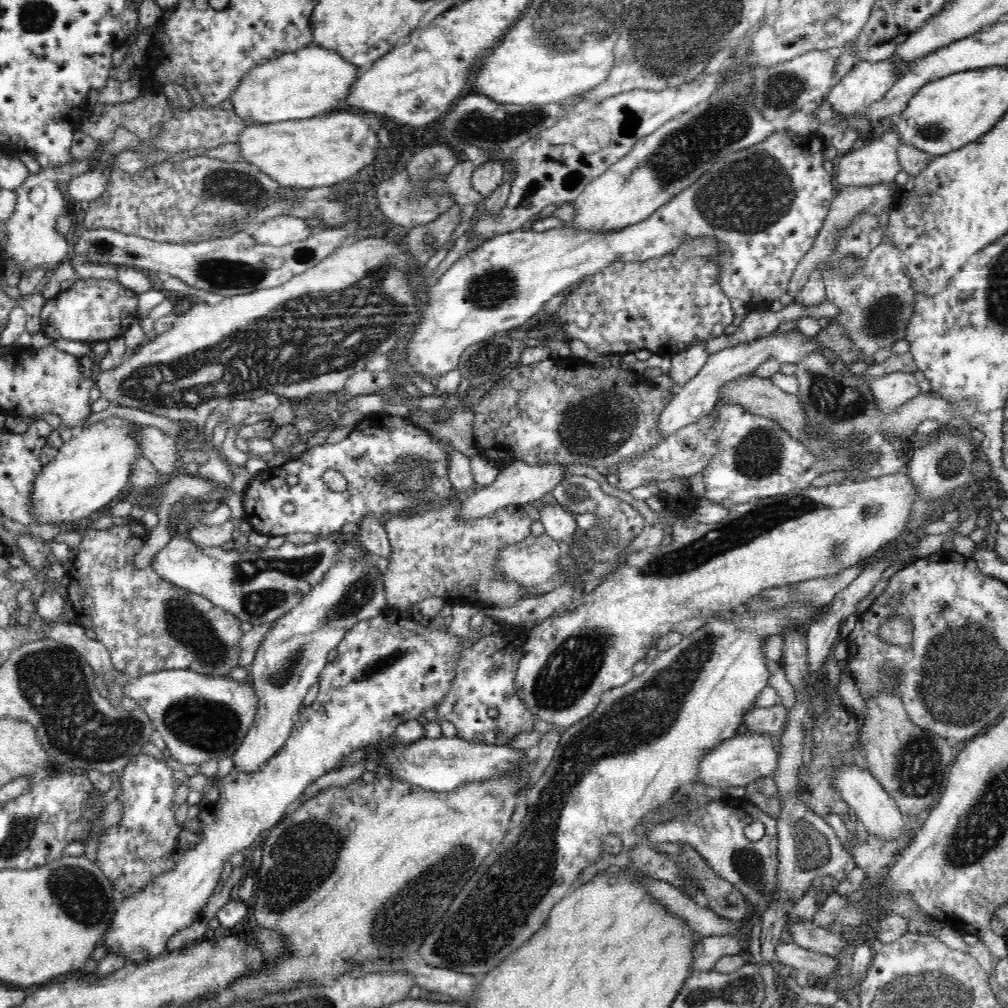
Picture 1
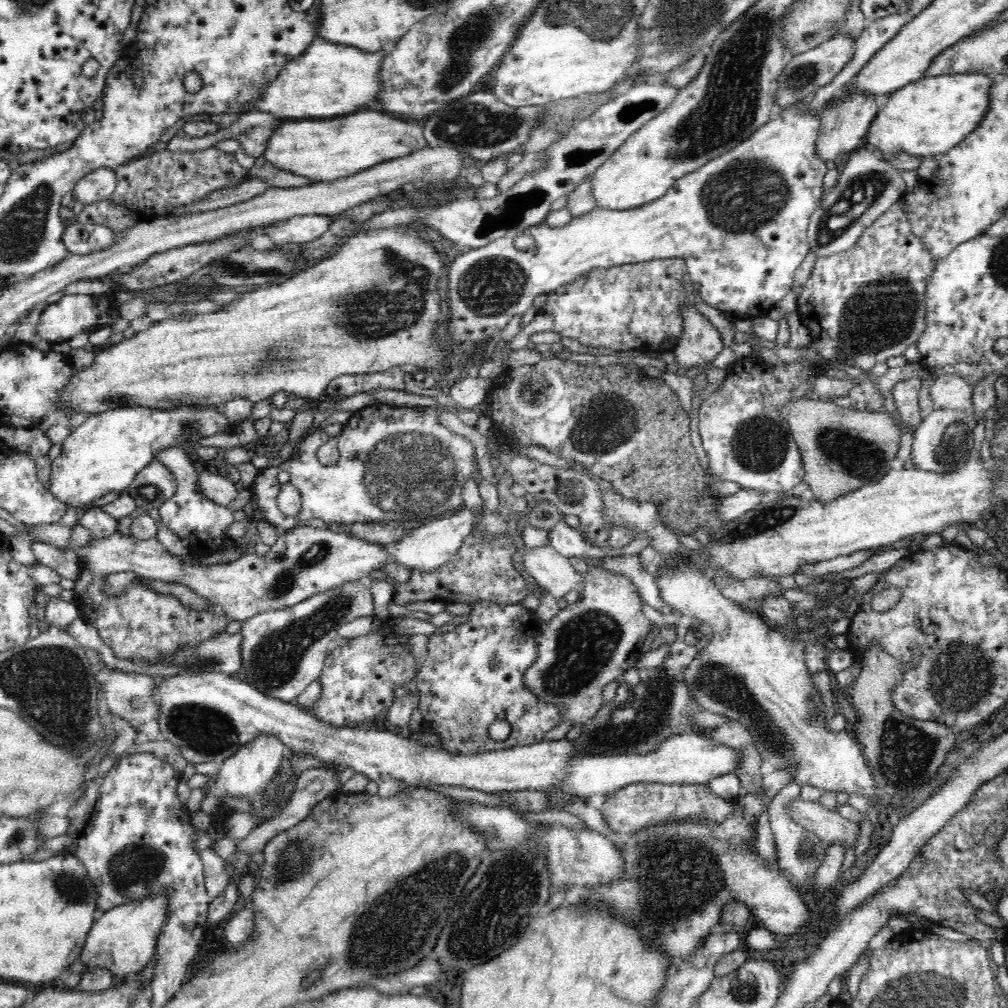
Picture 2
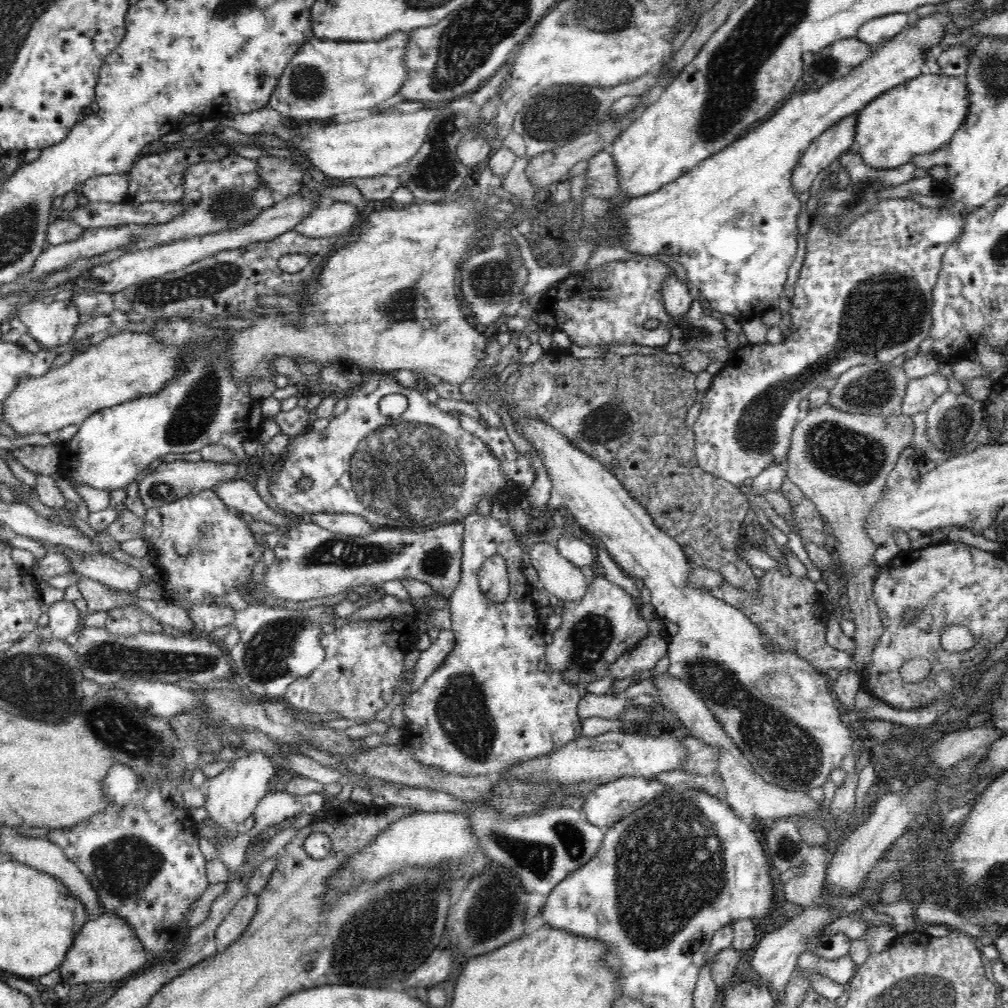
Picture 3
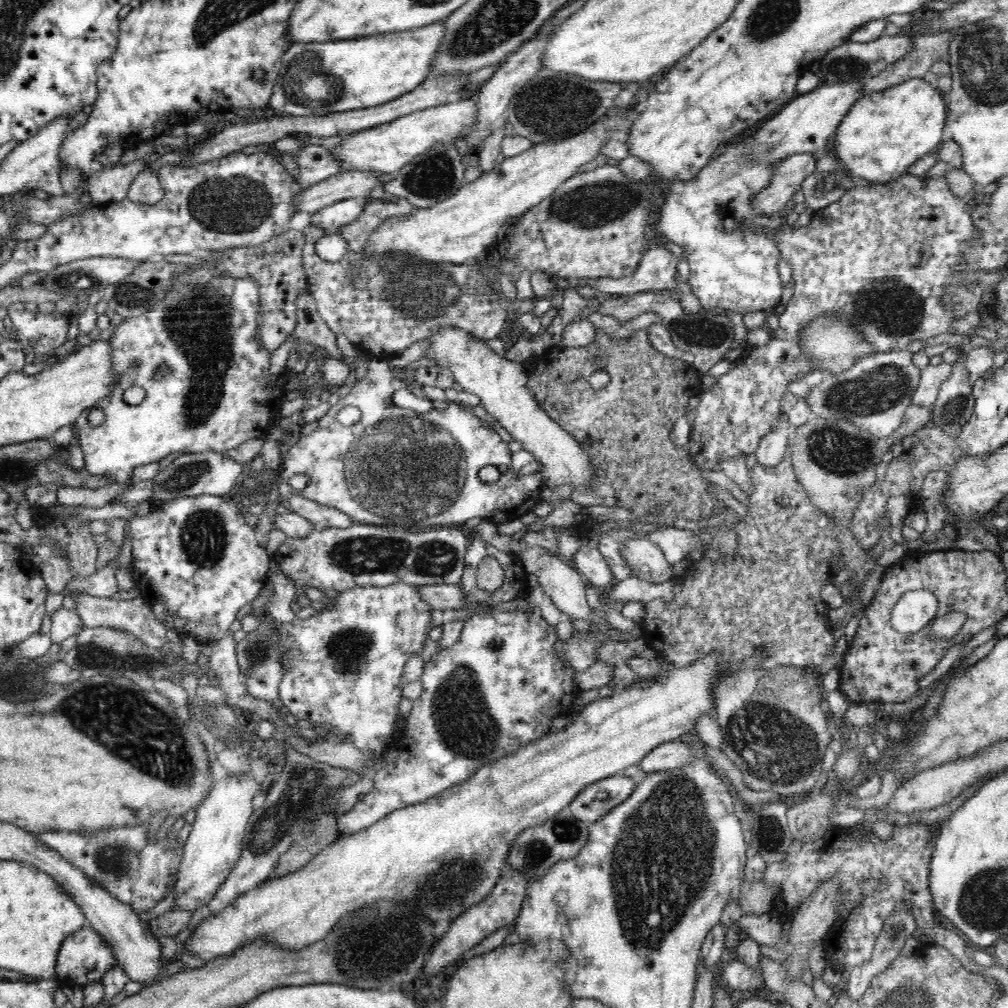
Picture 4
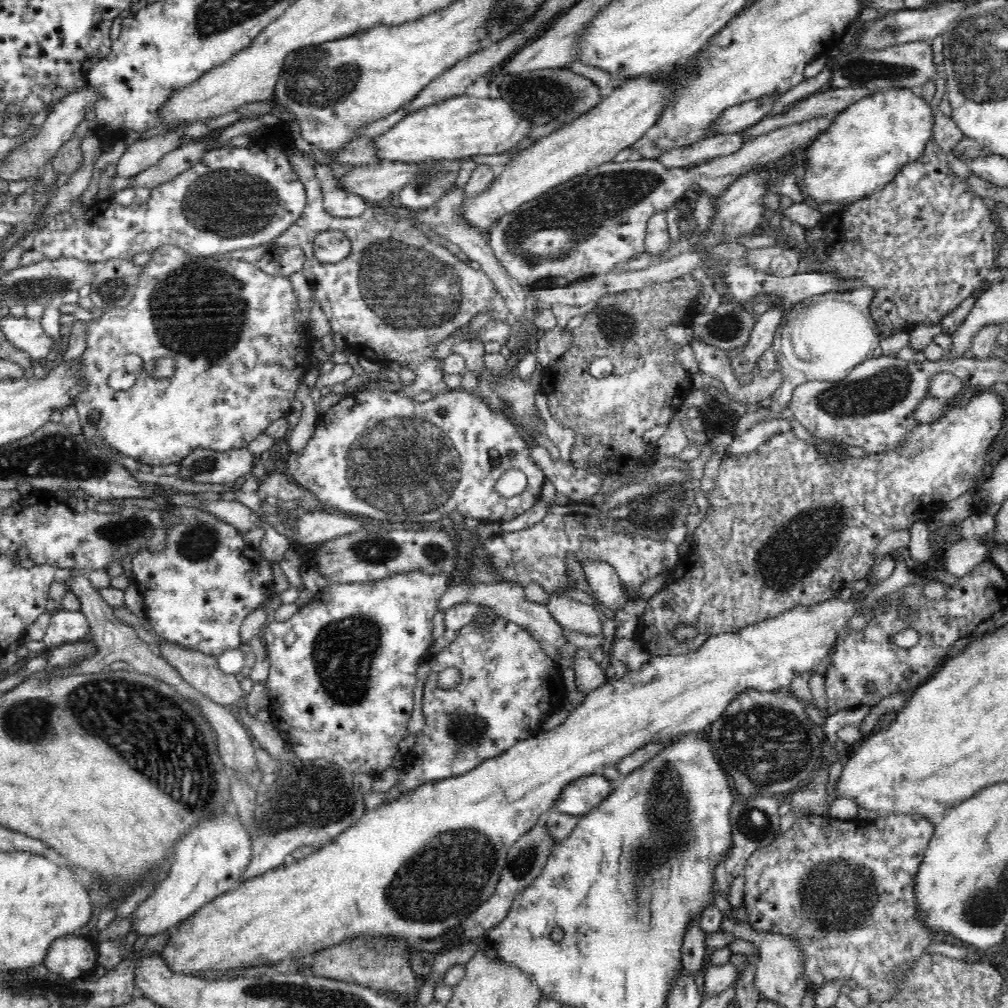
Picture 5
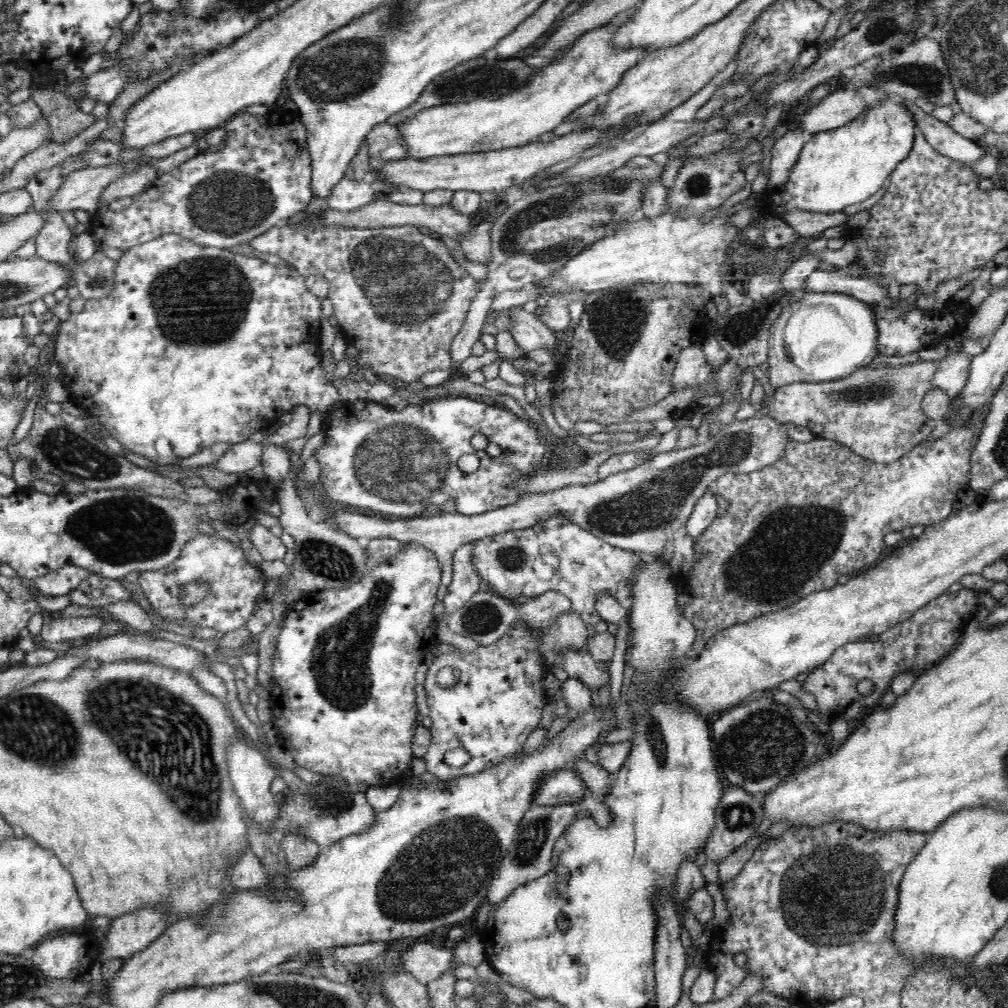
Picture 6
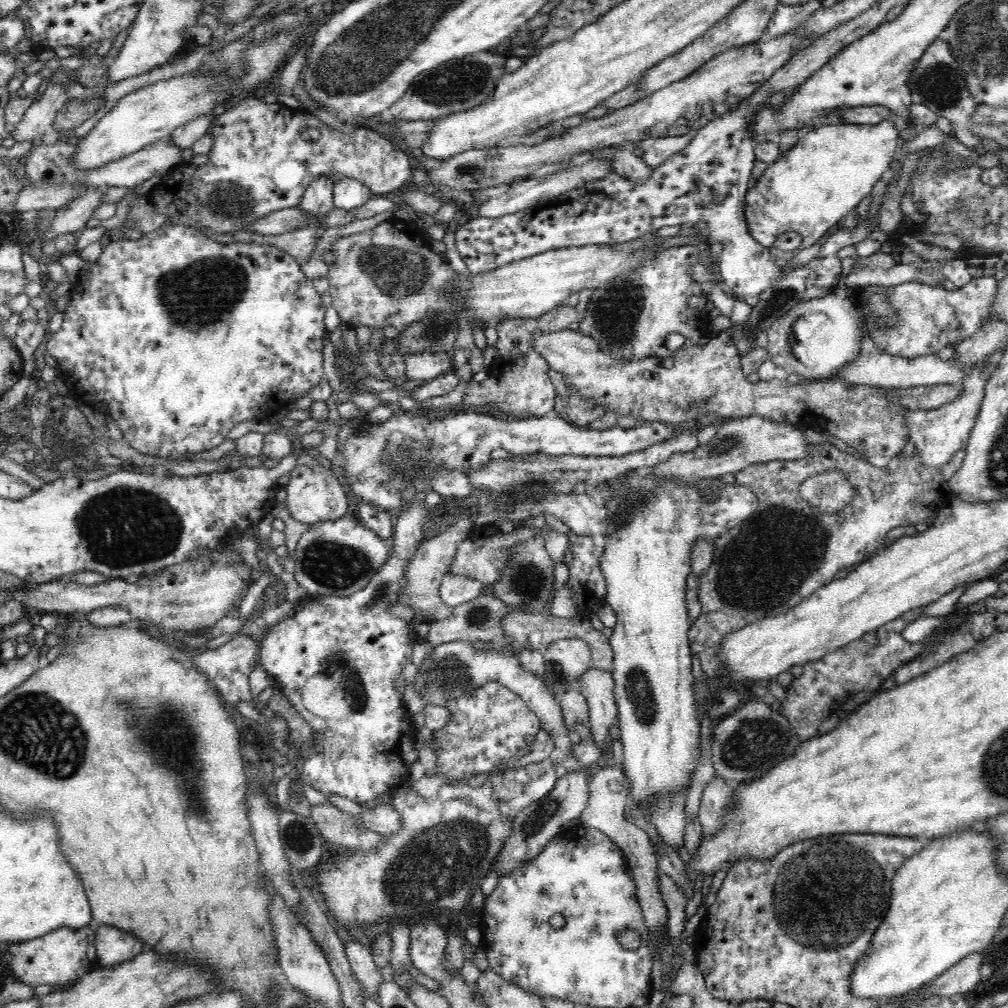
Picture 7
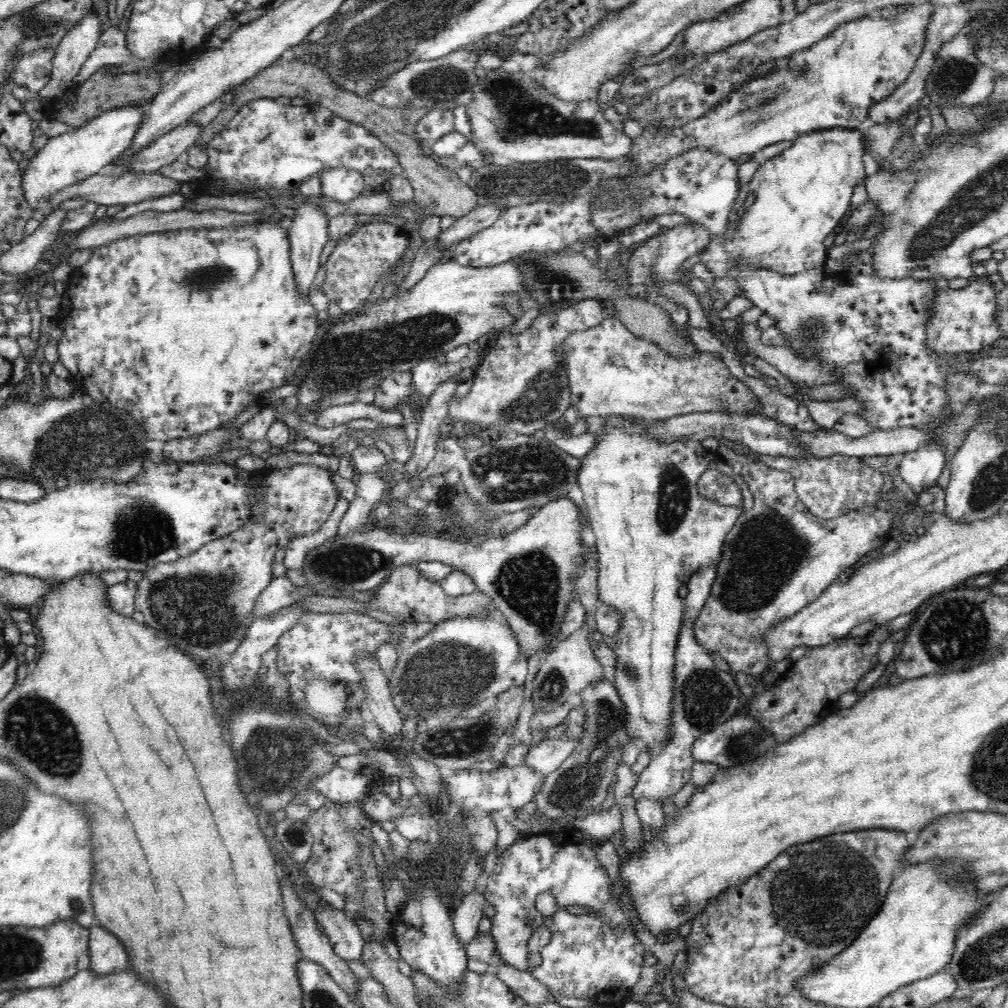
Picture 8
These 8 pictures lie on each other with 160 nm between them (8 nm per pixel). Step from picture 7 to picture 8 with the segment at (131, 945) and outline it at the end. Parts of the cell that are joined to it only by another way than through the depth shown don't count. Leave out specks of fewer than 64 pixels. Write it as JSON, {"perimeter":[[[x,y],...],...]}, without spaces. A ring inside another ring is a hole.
{"perimeter":[[[99,924],[89,929],[89,969],[98,976],[108,976],[128,969],[125,946]]]}

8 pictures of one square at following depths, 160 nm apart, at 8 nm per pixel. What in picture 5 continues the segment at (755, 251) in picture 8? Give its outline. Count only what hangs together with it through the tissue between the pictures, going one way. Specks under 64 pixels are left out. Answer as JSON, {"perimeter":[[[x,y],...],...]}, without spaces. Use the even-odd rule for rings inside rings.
{"perimeter":[[[890,88],[888,90],[879,90],[858,102],[845,108],[834,120],[834,122],[824,131],[821,132],[816,140],[807,146],[807,163],[804,164],[805,169],[803,170],[804,176],[799,176],[800,179],[800,191],[804,195],[805,201],[814,200],[817,203],[828,203],[828,204],[850,204],[857,202],[858,198],[868,197],[874,194],[878,188],[882,188],[892,182],[892,179],[896,178],[896,174],[899,170],[907,163],[916,160],[921,157],[923,150],[925,149],[928,139],[933,136],[933,126],[935,125],[934,114],[931,106],[919,95],[914,94],[912,88]]]}

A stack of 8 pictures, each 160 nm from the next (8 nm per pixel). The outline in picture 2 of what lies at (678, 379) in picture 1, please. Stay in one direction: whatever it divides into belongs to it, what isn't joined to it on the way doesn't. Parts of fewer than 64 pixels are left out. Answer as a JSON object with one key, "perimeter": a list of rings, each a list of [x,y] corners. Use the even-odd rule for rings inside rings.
{"perimeter":[[[684,303],[681,307],[684,326],[674,350],[676,362],[687,369],[714,360],[724,348],[720,332],[694,305]]]}

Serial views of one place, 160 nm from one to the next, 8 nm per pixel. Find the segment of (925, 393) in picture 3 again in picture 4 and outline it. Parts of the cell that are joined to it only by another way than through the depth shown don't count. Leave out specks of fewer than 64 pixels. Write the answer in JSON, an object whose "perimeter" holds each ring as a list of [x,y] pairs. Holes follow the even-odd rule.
{"perimeter":[[[929,364],[921,371],[921,379],[912,396],[912,403],[931,409],[936,404],[940,386],[950,376],[950,373],[951,364]]]}

